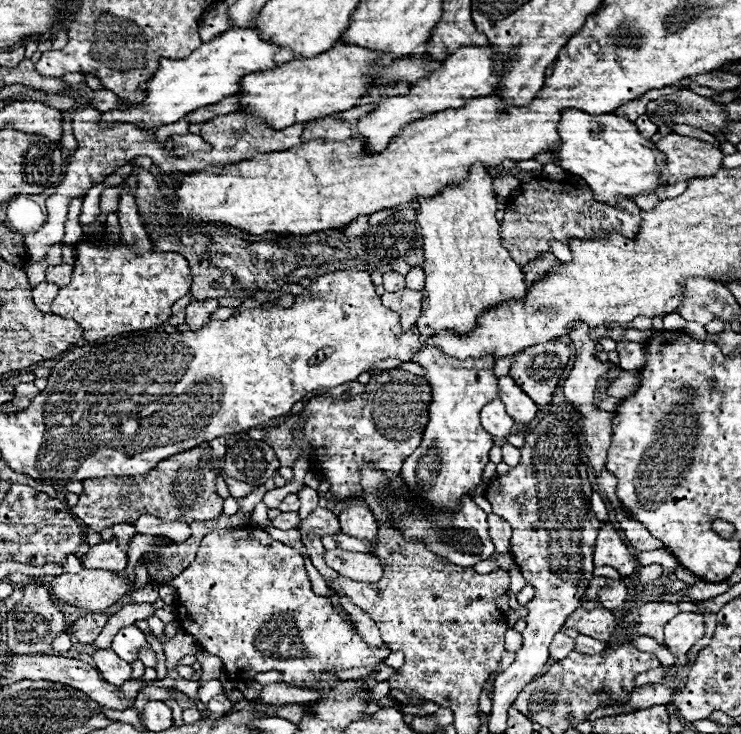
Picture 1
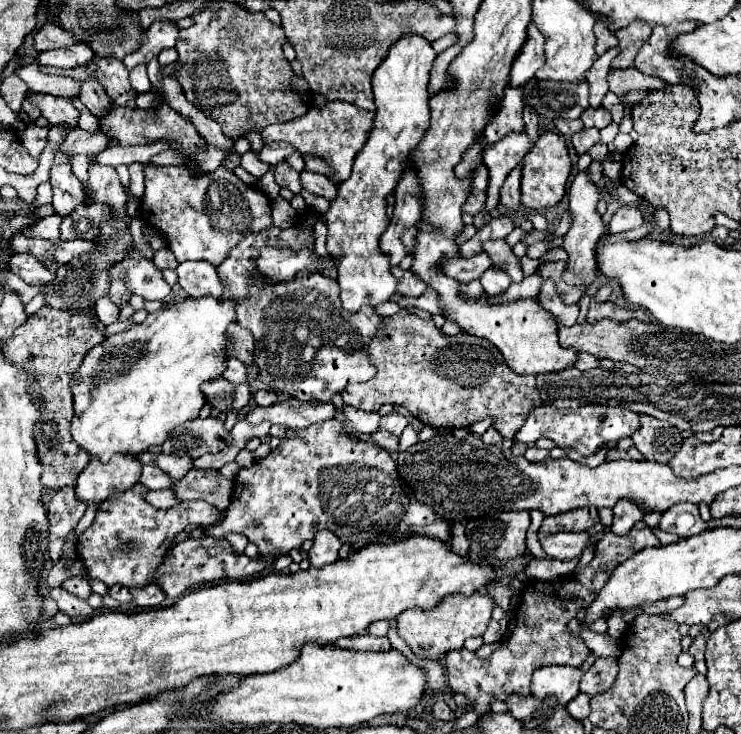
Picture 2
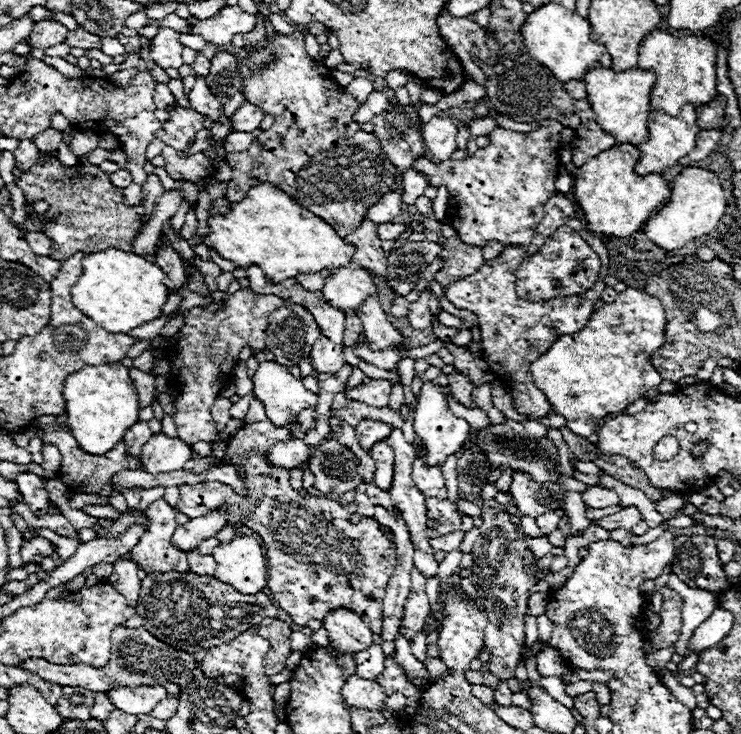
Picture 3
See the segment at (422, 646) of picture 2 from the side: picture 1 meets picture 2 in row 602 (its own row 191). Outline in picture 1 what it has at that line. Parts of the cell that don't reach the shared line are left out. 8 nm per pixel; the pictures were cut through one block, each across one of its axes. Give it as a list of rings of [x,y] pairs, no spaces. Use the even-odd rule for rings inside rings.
[[[474,164],[464,184],[452,184],[452,188],[444,188],[440,196],[420,198],[416,202],[416,220],[422,228],[424,242],[422,268],[426,272],[422,314],[416,320],[422,342],[440,330],[466,334],[476,328],[478,316],[500,300],[526,296],[524,274],[500,244],[498,222],[494,218],[496,198],[492,176],[484,164]]]

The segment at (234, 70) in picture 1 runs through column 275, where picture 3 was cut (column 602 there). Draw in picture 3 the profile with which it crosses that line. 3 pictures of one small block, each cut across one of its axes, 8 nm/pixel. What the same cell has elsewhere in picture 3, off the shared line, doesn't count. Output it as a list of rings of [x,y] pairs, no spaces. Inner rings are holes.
[[[546,4],[534,10],[526,18],[526,24],[522,26],[522,40],[534,60],[544,64],[554,74],[556,80],[568,82],[568,80],[582,80],[584,74],[596,64],[602,68],[612,68],[610,54],[602,44],[590,40],[590,32],[592,26],[586,18],[568,12],[558,4]]]

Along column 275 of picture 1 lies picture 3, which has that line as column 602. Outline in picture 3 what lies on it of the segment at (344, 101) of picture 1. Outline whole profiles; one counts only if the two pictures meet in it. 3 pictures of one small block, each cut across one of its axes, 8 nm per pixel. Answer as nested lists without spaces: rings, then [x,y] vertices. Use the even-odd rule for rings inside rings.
[[[594,66],[584,76],[588,102],[596,114],[596,122],[618,142],[630,142],[634,146],[646,142],[648,138],[648,116],[652,112],[650,92],[656,84],[654,72],[644,72],[640,68],[628,72],[614,72],[610,68]]]

